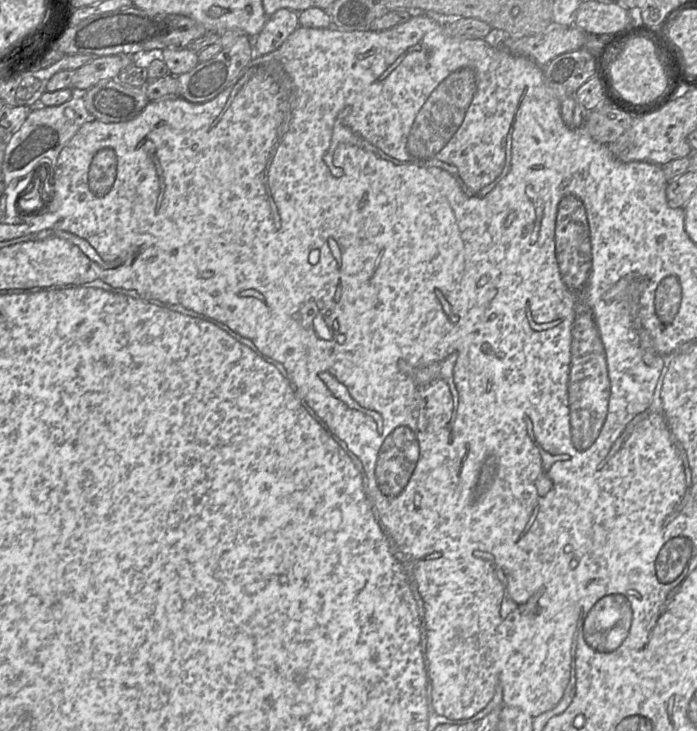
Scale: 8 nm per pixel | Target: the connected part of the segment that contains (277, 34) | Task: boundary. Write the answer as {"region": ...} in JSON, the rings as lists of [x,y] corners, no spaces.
{"region":[[[279,9],[267,16],[262,31],[253,40],[253,58],[271,53],[281,47],[285,40],[299,27],[299,13]]]}

